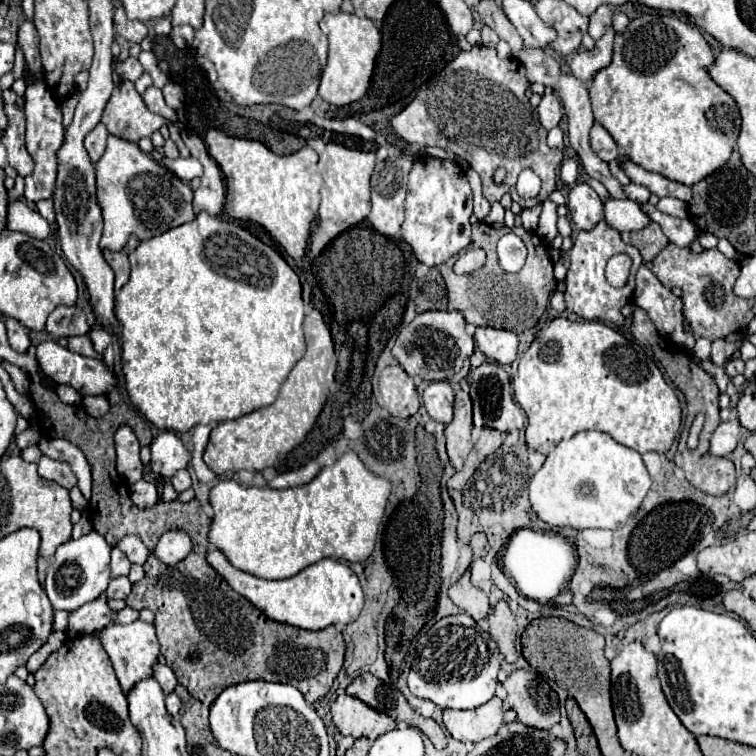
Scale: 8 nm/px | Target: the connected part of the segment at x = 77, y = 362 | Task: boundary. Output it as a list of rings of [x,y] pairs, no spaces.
[[[56,341],[40,343],[36,359],[50,379],[70,385],[82,395],[108,395],[116,385],[114,373],[102,361],[78,355]]]

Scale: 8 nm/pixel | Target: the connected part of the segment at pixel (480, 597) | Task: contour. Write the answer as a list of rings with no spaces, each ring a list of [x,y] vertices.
[[[466,571],[466,573],[450,587],[448,593],[450,593],[452,603],[458,605],[462,611],[466,611],[472,619],[480,621],[480,619],[484,619],[484,617],[488,615],[488,609],[490,609],[490,605],[488,605],[488,595],[486,595],[482,589],[474,587],[474,585],[470,583],[470,571]]]

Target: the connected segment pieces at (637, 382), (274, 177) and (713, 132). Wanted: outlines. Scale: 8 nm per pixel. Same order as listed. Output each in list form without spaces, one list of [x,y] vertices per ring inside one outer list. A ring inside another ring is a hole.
[[[556,317],[536,335],[528,351],[522,355],[512,379],[512,389],[516,401],[528,415],[526,443],[530,449],[544,453],[546,457],[562,439],[570,439],[586,429],[608,433],[614,441],[638,453],[666,453],[680,431],[680,401],[674,389],[664,381],[654,359],[638,343],[628,341],[616,329],[600,321],[568,321]]]
[[[208,131],[206,135],[206,145],[208,153],[216,159],[220,165],[222,173],[226,175],[226,213],[232,219],[242,219],[242,221],[256,221],[260,223],[282,247],[292,259],[300,259],[306,251],[308,237],[310,237],[310,223],[318,213],[320,205],[320,187],[322,187],[322,175],[318,171],[318,155],[312,147],[302,147],[300,151],[292,155],[274,155],[266,145],[260,141],[250,141],[250,139],[236,139],[228,137],[222,131]]]
[[[642,15],[632,19],[626,31],[616,35],[612,63],[592,77],[590,99],[596,123],[612,133],[620,153],[646,171],[660,173],[684,185],[702,181],[730,159],[740,133],[736,101],[710,79],[706,73],[710,63],[714,63],[714,51],[698,27],[676,15]]]

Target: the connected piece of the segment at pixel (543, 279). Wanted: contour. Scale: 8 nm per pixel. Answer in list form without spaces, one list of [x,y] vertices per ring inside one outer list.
[[[478,221],[472,227],[472,243],[468,247],[486,249],[486,253],[488,253],[486,265],[470,275],[456,275],[452,271],[454,259],[450,259],[440,265],[440,273],[442,273],[442,277],[446,281],[446,289],[448,289],[448,309],[462,311],[468,325],[496,327],[496,329],[508,329],[514,333],[522,333],[526,329],[532,329],[538,323],[538,319],[542,317],[542,313],[546,311],[548,297],[556,289],[556,279],[552,275],[552,261],[548,259],[546,245],[542,243],[542,239],[536,233],[530,233],[524,227],[514,227],[514,233],[528,247],[526,265],[518,273],[502,271],[502,267],[498,265],[498,257],[496,257],[496,243],[506,233],[508,233],[508,227],[492,229],[490,225]]]

